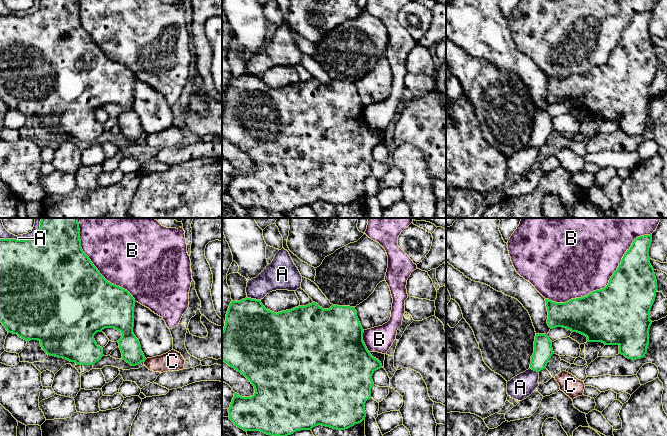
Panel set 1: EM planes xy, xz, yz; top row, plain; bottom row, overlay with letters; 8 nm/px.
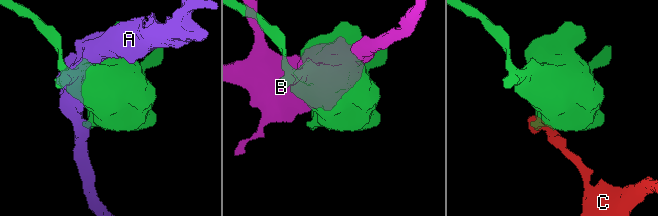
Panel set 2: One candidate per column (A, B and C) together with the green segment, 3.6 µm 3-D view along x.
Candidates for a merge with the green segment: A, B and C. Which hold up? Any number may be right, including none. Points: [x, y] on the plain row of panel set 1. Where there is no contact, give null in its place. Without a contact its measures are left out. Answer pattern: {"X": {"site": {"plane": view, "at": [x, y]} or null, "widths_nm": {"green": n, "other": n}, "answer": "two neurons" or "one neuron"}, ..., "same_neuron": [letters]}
{"A": {"site": {"plane": "xy", "at": [23, 16]}, "widths_nm": {"green": 500, "other": 80}, "answer": "two neurons"}, "B": {"site": {"plane": "yz", "at": [607, 61]}, "widths_nm": {"green": 480, "other": 460}, "answer": "two neurons"}, "C": {"site": {"plane": "xy", "at": [144, 137]}, "widths_nm": {"green": 160, "other": 160}, "answer": "two neurons"}, "same_neuron": []}

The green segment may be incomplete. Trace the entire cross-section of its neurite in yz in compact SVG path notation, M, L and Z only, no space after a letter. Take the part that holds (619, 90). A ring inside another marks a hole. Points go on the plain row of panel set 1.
M652 10L637 13L605 64L565 79L545 75L548 102L551 105L563 103L580 109L587 113L587 118L618 121L619 130L628 135L643 134L649 121L649 105L652 100L650 86L657 67L657 56L649 33L651 18Z

